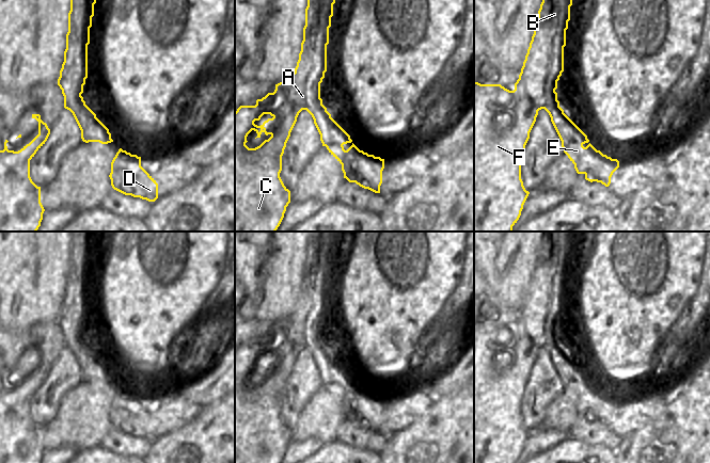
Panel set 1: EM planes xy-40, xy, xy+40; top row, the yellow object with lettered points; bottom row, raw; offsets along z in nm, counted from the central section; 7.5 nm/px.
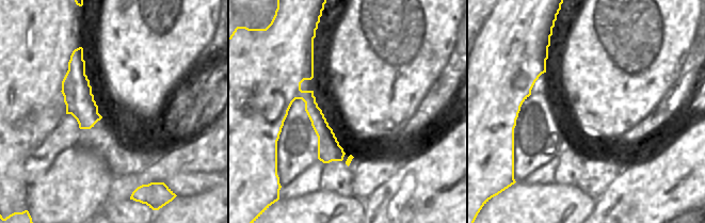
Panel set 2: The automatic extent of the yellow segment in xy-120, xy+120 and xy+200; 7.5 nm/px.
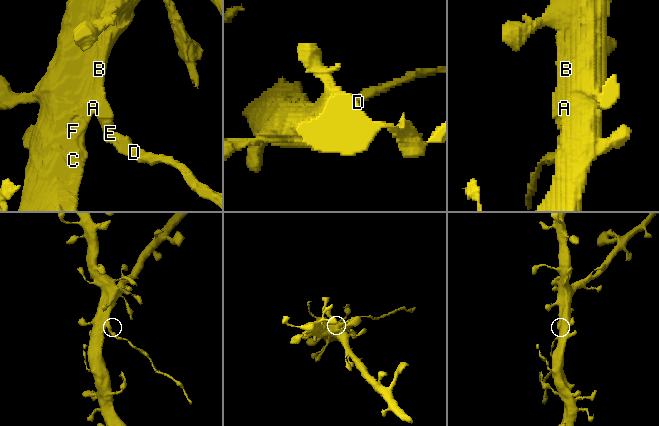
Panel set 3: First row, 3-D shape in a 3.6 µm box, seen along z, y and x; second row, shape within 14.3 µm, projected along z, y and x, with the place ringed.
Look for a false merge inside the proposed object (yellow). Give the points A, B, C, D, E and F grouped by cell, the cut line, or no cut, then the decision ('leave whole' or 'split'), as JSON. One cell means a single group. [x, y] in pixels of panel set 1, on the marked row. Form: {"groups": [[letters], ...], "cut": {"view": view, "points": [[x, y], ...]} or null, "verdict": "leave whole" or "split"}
{"groups": [["A", "B", "C", "E", "F"], ["D"]], "cut": {"view": "xy", "points": [[361, 150], [346, 178]]}, "verdict": "split"}

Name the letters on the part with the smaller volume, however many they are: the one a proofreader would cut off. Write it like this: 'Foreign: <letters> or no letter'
Foreign: D

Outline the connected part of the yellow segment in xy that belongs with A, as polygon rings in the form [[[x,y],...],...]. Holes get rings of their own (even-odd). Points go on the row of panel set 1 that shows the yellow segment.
[[[307,0],[303,41],[295,73],[285,82],[275,84],[273,93],[257,99],[255,106],[240,106],[235,112],[235,232],[275,232],[280,226],[290,203],[290,191],[280,177],[282,156],[302,110],[312,115],[322,146],[342,164],[344,178],[352,173],[350,166],[358,163],[357,157],[361,150],[331,117],[320,98],[320,83],[327,71],[327,45],[334,3],[335,0]],[[264,114],[272,117],[261,126],[255,125],[254,122]],[[252,130],[257,133],[256,138],[261,138],[263,132],[271,137],[259,146],[249,148],[246,145],[247,137]]]

